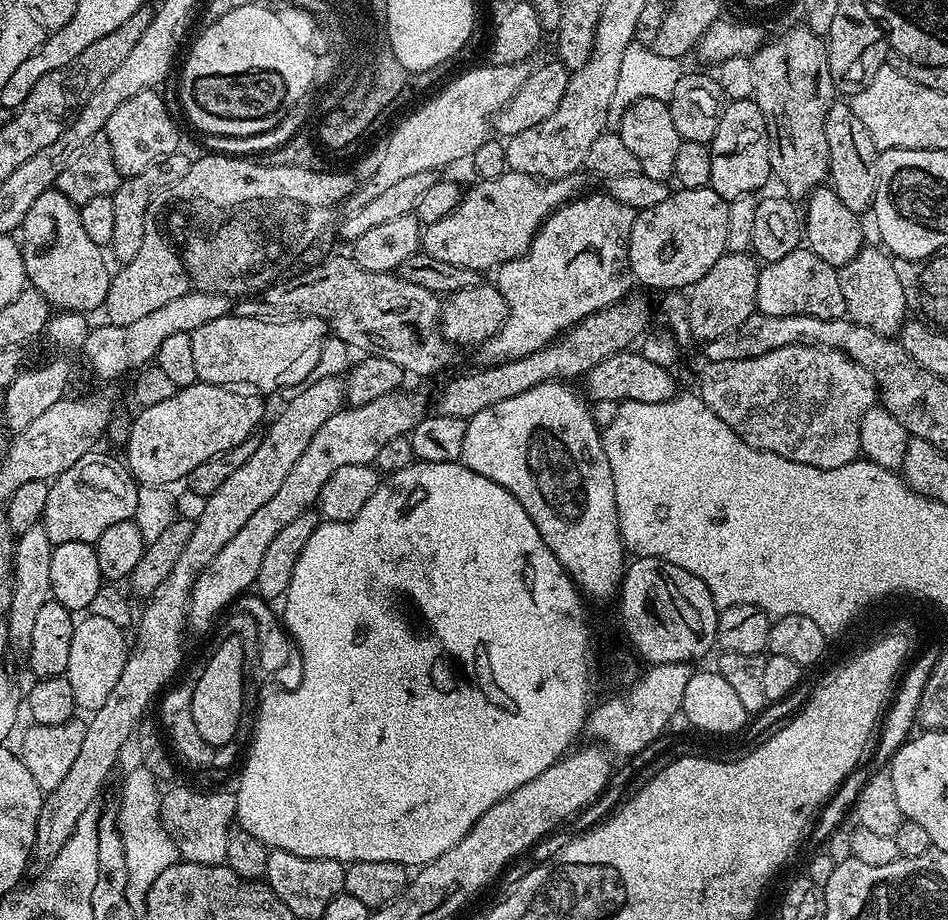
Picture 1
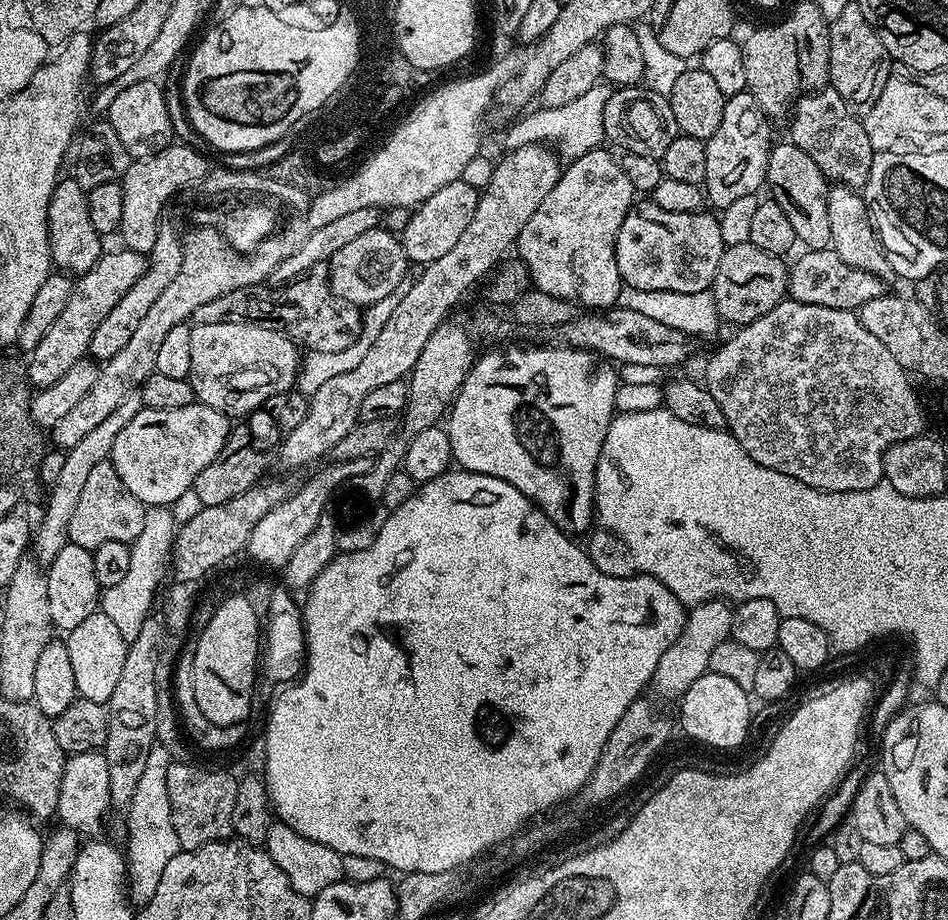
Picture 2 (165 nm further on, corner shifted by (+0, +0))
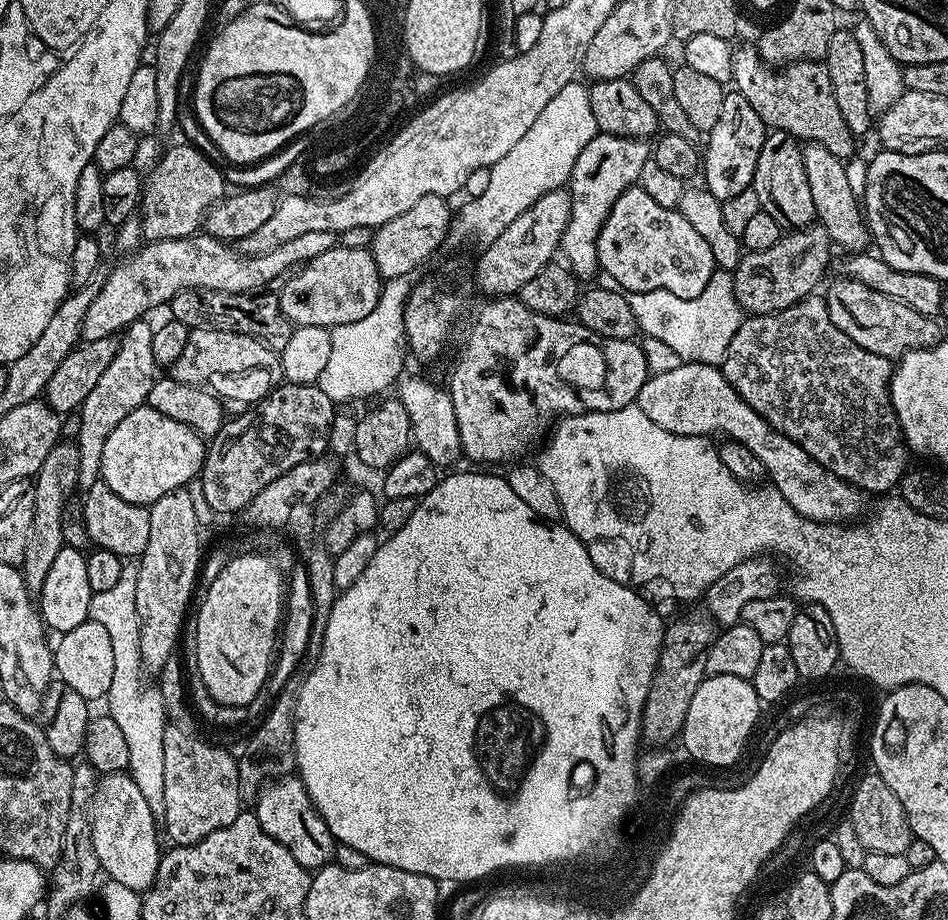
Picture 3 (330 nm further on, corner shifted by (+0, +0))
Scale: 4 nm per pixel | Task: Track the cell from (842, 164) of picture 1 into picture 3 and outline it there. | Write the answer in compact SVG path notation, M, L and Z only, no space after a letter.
M744 44L735 49L732 54L732 84L735 91L742 94L742 98L746 98L746 102L750 102L750 106L754 106L754 114L758 114L758 118L762 118L762 122L772 130L777 132L788 132L791 136L795 136L801 142L810 144L817 144L818 146L826 146L826 150L830 150L830 154L834 154L838 159L847 161L857 150L857 137L853 136L850 126L846 126L846 118L842 118L842 110L838 110L838 102L834 98L834 86L830 82L830 74L828 73L828 65L818 60L799 60L793 64L785 64L779 70L773 70L769 65L765 64L762 57L760 57L759 47Z

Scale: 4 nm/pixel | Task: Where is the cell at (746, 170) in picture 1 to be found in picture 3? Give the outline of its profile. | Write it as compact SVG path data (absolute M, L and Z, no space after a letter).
M729 91L722 102L722 115L718 117L714 130L706 134L708 145L702 148L702 184L710 194L714 194L714 198L723 202L752 187L765 135L766 125L758 114L754 114L754 106L750 106L740 92Z

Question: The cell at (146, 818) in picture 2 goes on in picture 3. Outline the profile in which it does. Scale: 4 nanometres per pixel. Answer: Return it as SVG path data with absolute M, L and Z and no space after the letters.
M135 559L124 560L122 578L110 590L92 593L88 619L106 626L110 634L110 643L114 650L114 678L110 681L110 690L106 697L107 715L118 722L122 734L126 738L126 747L130 749L130 762L126 769L134 786L142 790L150 810L157 818L164 814L164 791L166 777L162 759L162 738L164 729L170 721L164 709L164 699L159 687L147 684L142 650L140 649L140 623L138 622L138 606L134 602L134 594L138 590L139 563Z

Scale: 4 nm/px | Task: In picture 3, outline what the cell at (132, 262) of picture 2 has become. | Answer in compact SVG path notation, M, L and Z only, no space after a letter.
M326 230L302 234L275 250L266 250L266 254L257 256L243 255L231 243L207 234L145 243L135 252L125 255L121 259L124 261L108 277L103 277L98 298L94 298L84 319L83 339L97 340L123 333L134 321L147 317L147 312L163 304L165 307L174 294L184 288L205 288L226 294L252 294L267 289L276 279L279 281L285 274L309 264L318 258L318 254L326 254L326 250L337 247L337 244L337 233Z

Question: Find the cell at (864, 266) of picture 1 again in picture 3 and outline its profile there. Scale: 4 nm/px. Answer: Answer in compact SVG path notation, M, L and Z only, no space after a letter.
M805 143L803 149L802 166L806 166L806 182L810 182L810 195L814 197L814 210L819 225L826 229L829 241L835 245L837 243L844 248L843 251L854 254L865 251L870 242L870 233L862 217L861 201L850 190L845 161L830 154L826 146Z

